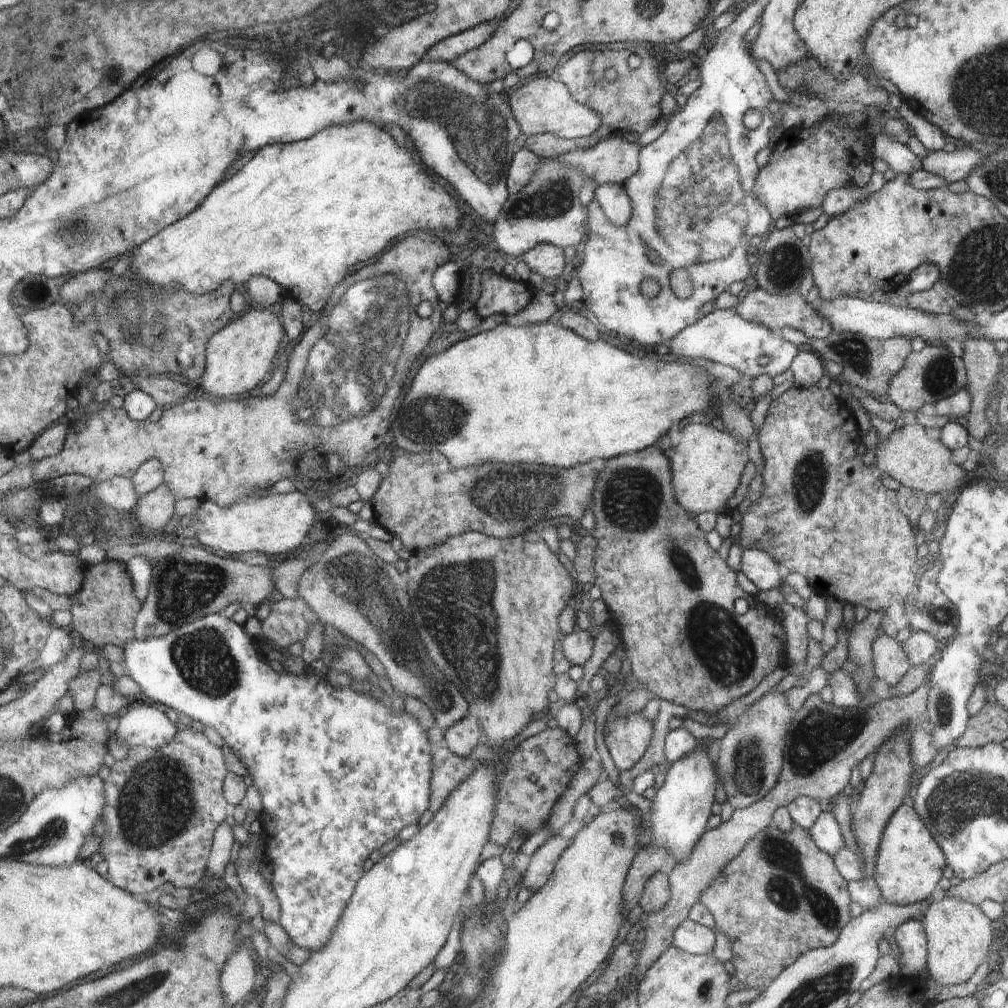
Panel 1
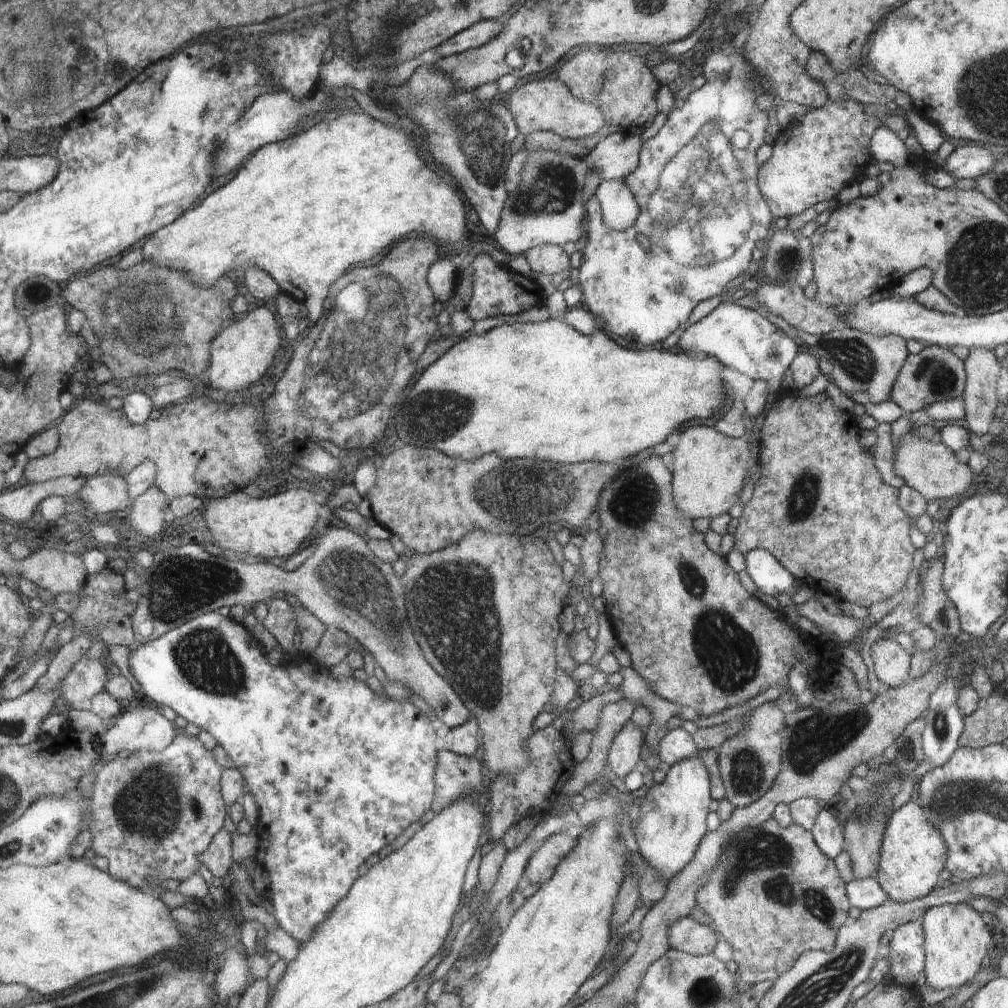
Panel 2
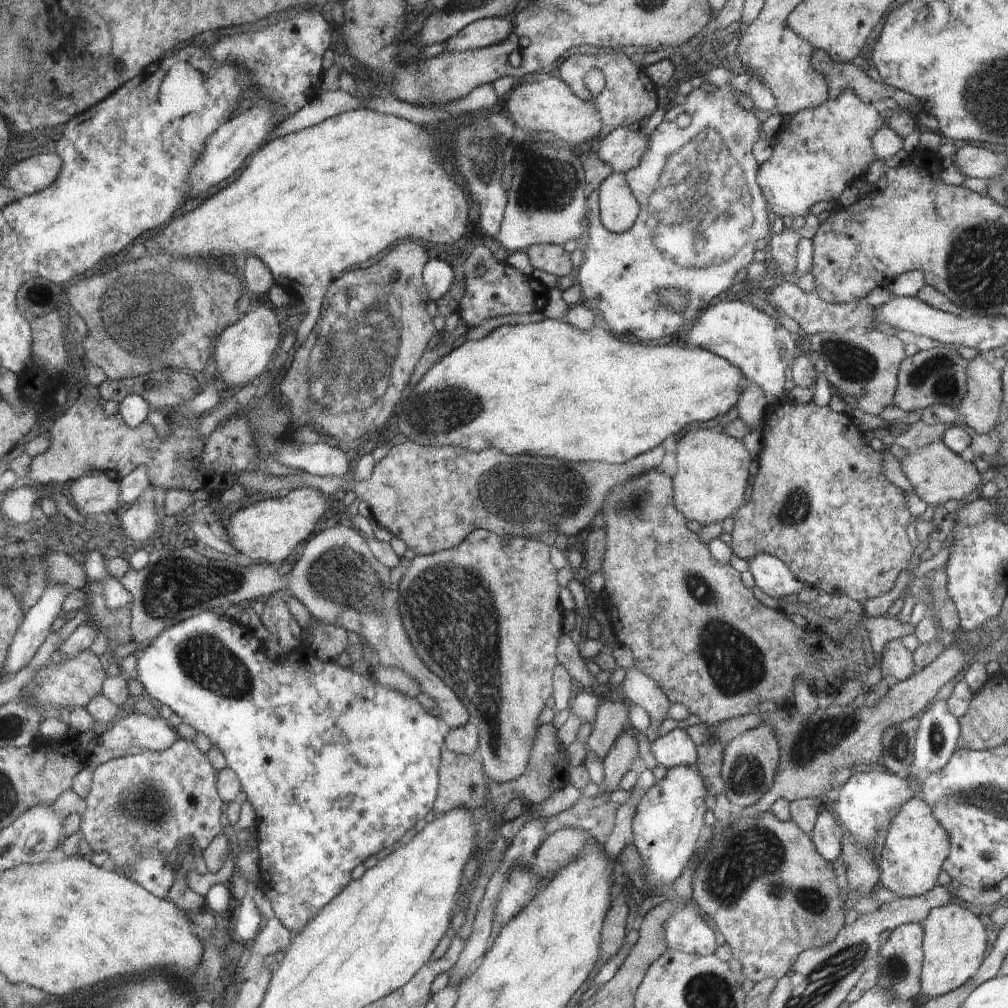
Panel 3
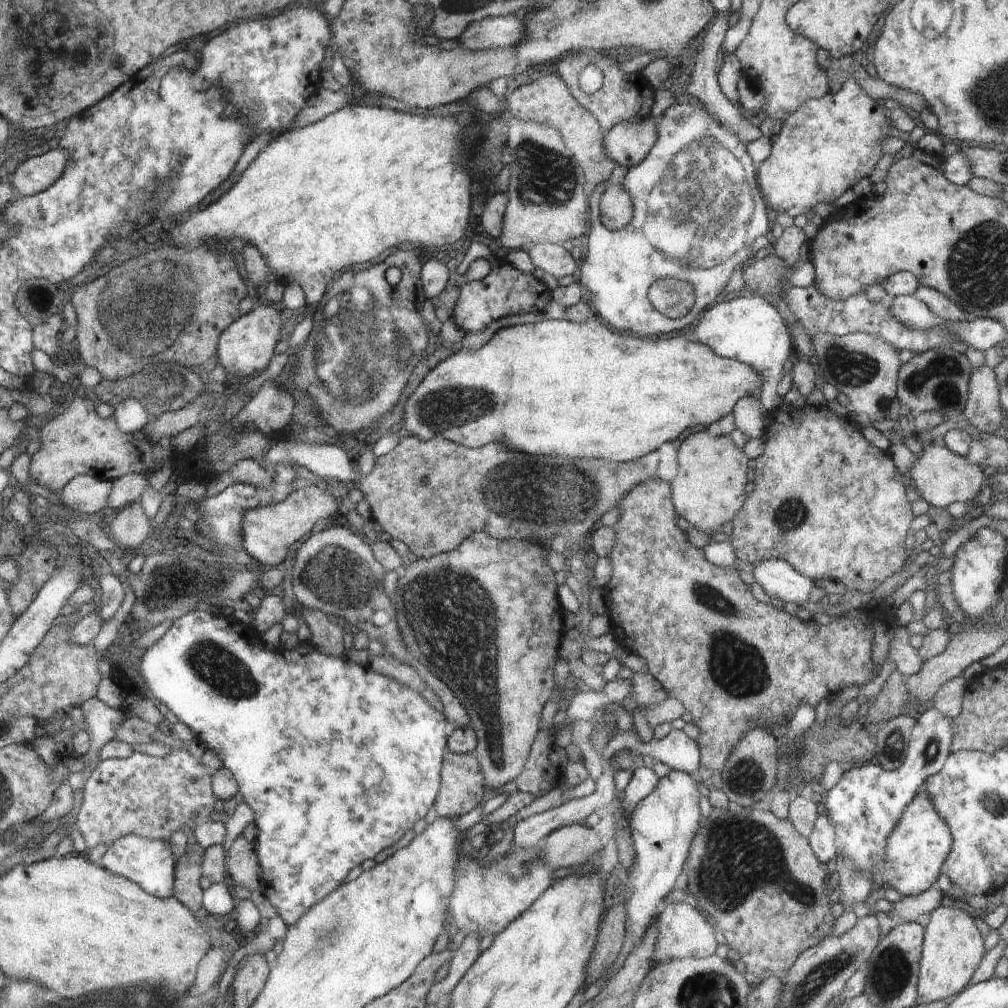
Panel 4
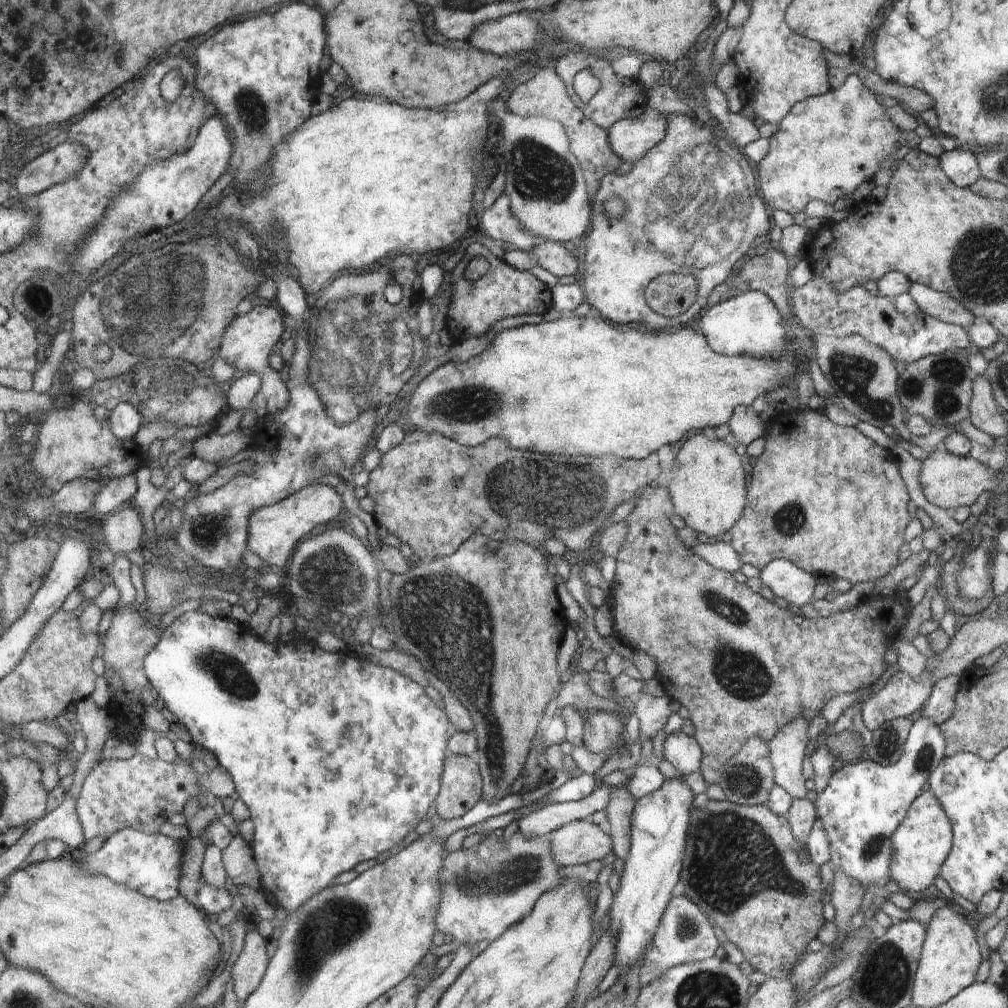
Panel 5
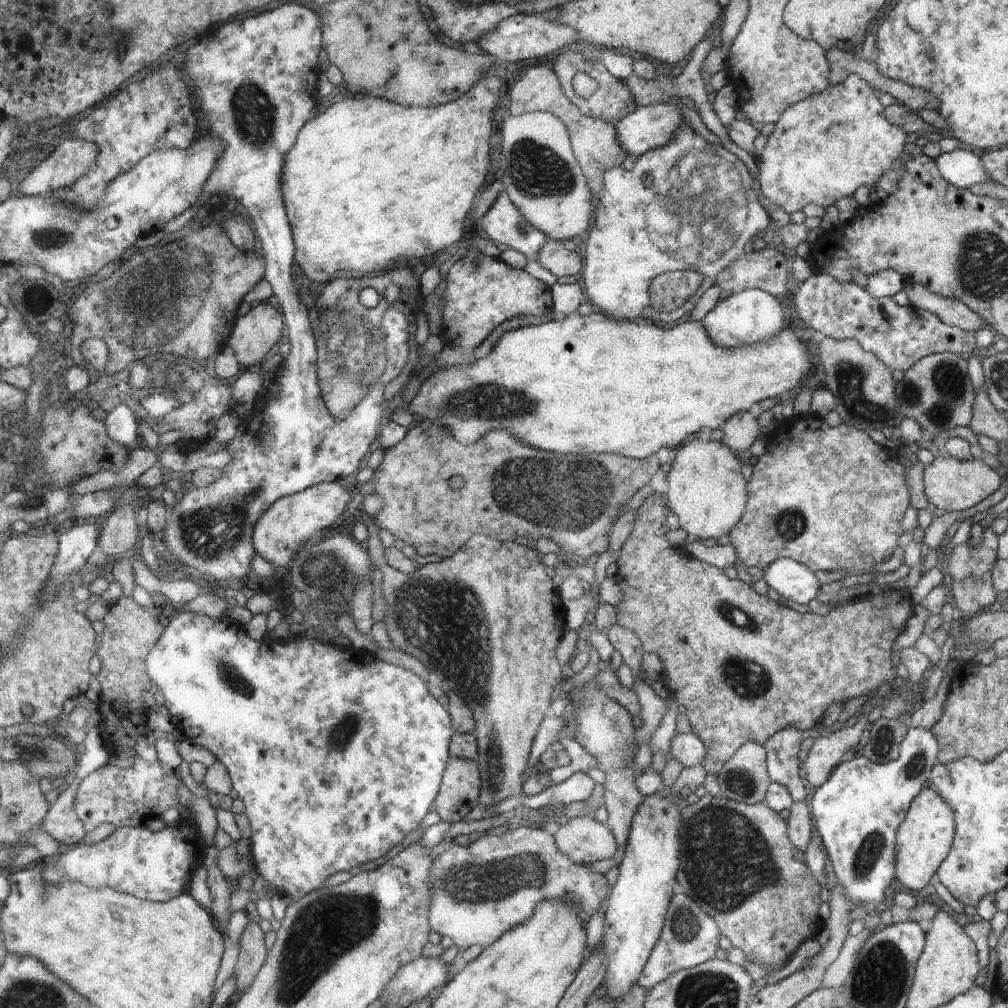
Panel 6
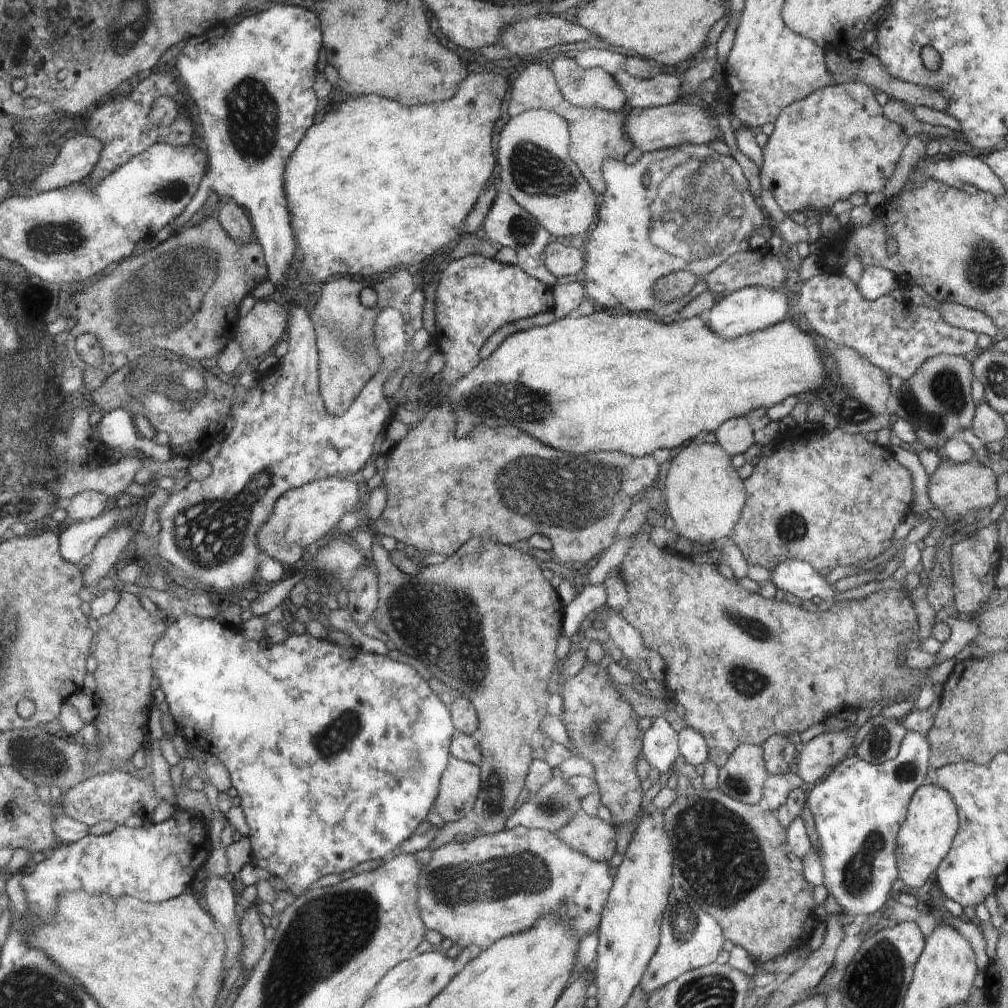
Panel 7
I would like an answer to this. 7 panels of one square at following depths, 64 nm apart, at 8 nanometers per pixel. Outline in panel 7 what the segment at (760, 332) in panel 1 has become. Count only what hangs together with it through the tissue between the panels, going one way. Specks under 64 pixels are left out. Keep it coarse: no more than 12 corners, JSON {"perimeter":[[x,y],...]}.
{"perimeter":[[744,287],[703,317],[731,341],[781,323],[784,294]]}

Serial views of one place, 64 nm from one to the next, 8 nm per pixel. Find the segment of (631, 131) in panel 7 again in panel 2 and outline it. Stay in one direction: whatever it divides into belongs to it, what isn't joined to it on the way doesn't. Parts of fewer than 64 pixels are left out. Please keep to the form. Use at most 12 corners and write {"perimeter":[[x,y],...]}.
{"perimeter":[[614,133],[584,160],[602,180],[624,180],[638,168],[639,135]]}

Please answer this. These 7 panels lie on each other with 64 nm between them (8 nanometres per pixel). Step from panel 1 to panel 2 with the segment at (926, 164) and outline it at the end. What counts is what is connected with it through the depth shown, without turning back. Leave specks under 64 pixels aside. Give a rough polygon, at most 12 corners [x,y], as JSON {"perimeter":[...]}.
{"perimeter":[[956,147],[940,169],[956,181],[974,180],[997,157],[984,147]]}

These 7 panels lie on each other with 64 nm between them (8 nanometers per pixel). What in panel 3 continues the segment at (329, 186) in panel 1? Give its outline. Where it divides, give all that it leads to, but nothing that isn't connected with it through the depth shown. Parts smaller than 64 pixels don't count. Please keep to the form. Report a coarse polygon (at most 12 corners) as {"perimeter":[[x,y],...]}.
{"perimeter":[[363,108],[277,137],[149,254],[260,259],[306,306],[466,196],[430,132]]}

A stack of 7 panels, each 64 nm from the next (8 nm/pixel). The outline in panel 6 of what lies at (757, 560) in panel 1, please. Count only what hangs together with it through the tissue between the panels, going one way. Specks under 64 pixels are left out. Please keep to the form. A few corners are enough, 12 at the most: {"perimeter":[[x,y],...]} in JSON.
{"perimeter":[[781,558],[763,570],[783,600],[806,604],[820,593],[814,573]]}

